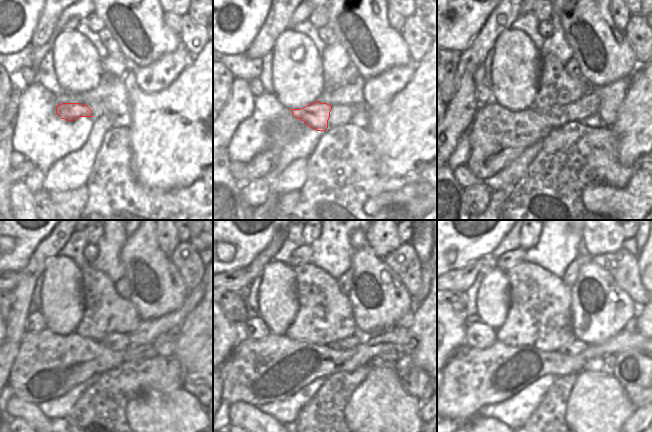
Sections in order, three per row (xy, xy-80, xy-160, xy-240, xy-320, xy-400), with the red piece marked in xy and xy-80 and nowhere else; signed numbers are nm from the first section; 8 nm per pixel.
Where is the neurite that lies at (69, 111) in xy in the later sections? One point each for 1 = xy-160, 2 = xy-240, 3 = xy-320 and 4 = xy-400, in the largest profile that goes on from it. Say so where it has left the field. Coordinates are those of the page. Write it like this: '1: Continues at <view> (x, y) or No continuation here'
1: Continues at xy-160 (556, 116)
2: Continues at xy-240 (115, 341)
3: Continues at xy-320 (344, 344)
4: Continues at xy-400 (576, 346)

